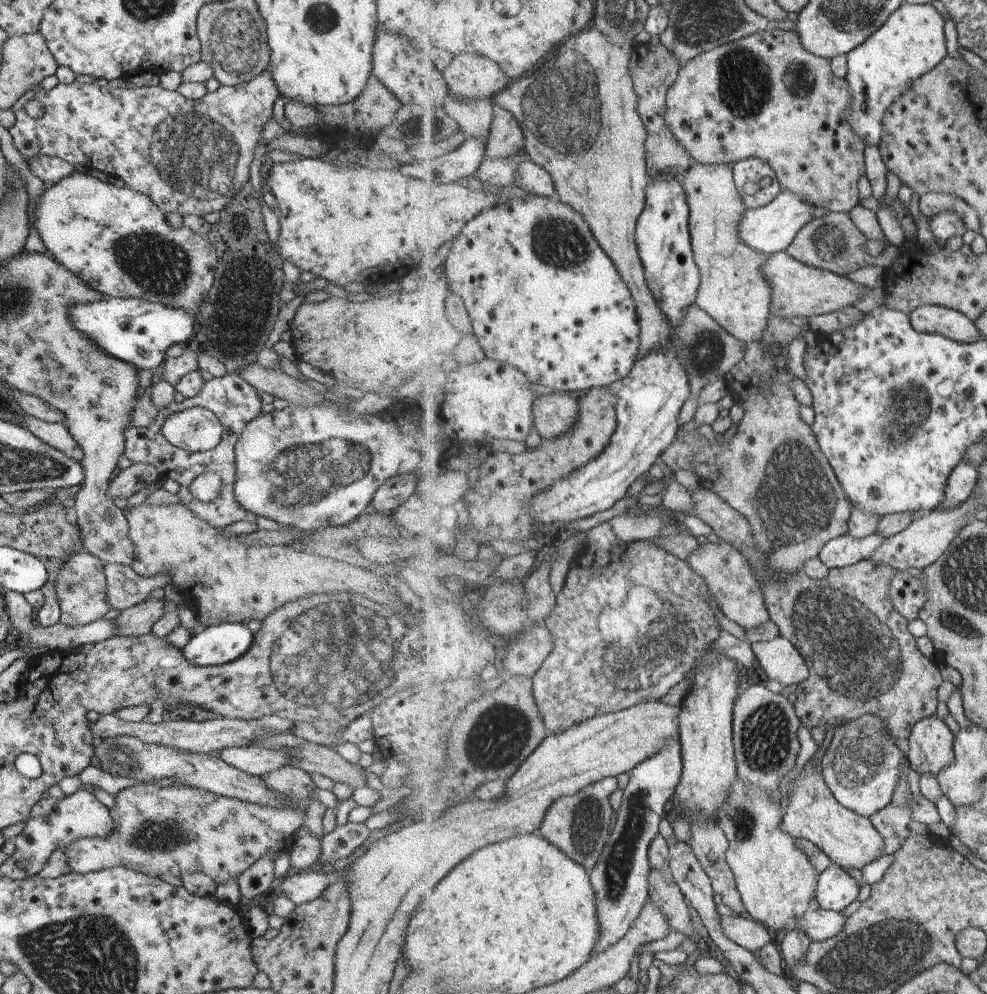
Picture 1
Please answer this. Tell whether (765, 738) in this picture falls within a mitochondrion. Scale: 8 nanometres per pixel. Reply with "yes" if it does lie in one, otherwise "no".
yes

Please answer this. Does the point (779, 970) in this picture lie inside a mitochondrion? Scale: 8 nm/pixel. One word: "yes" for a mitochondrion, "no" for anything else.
no

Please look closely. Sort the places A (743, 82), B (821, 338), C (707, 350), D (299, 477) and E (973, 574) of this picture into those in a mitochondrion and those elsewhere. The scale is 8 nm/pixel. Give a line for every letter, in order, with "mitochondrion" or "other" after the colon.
A: mitochondrion
B: other
C: mitochondrion
D: mitochondrion
E: mitochondrion

